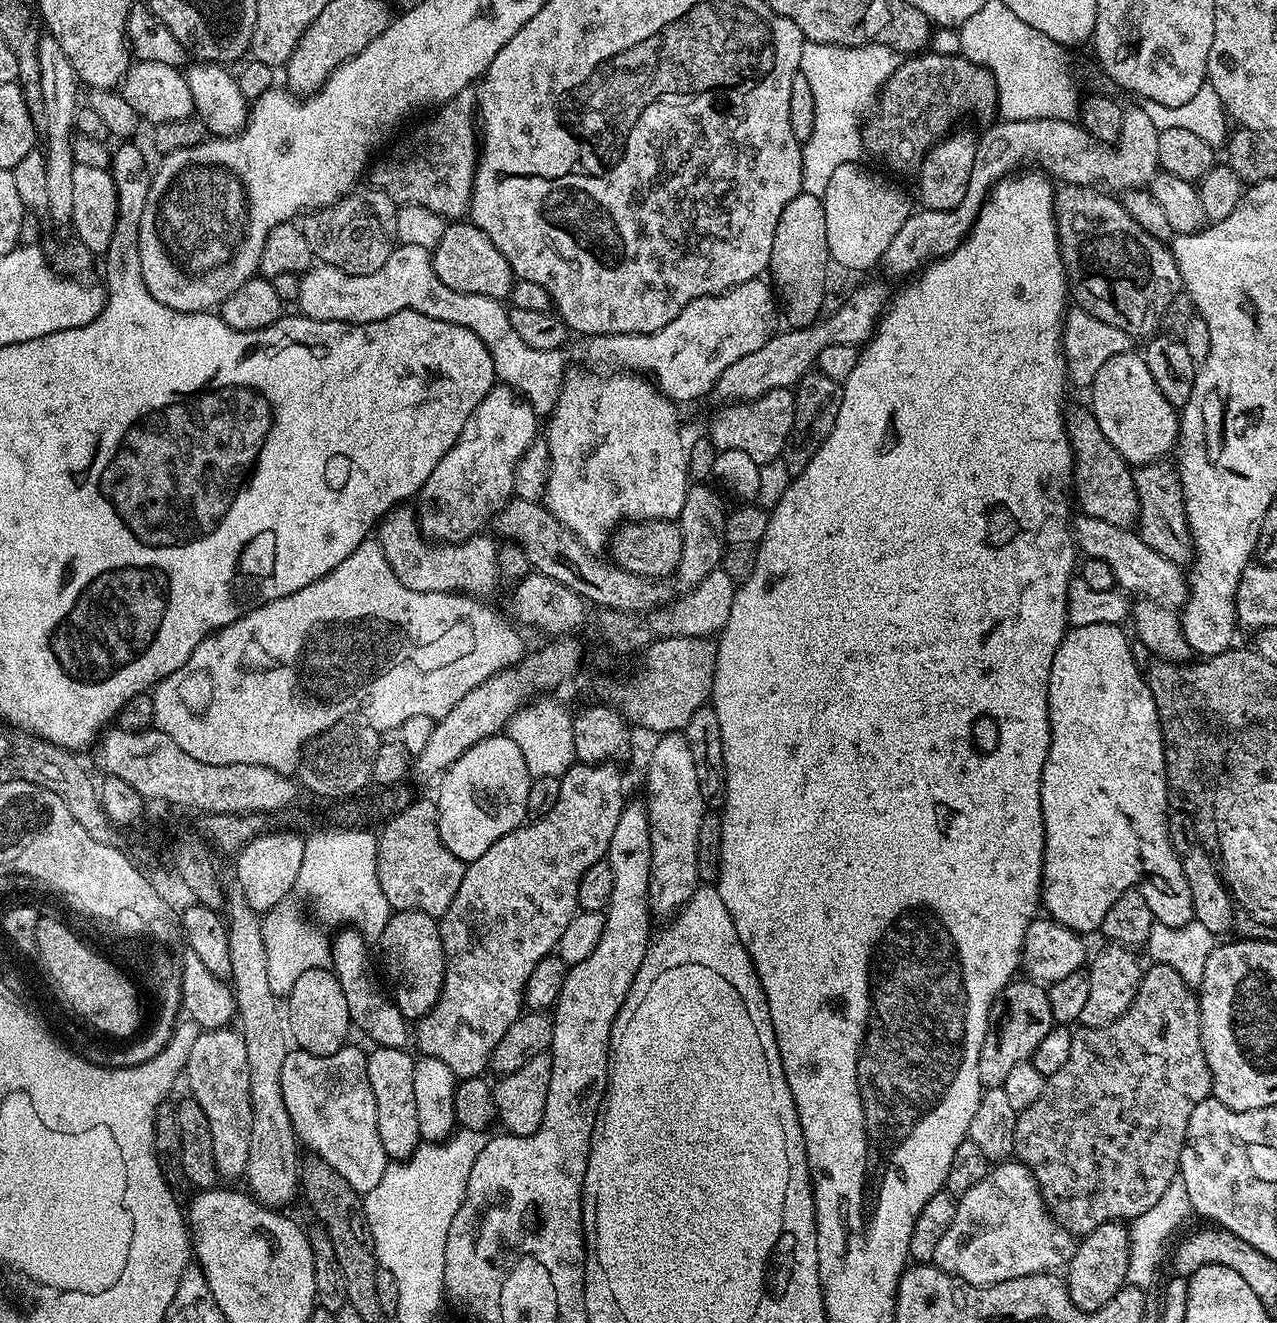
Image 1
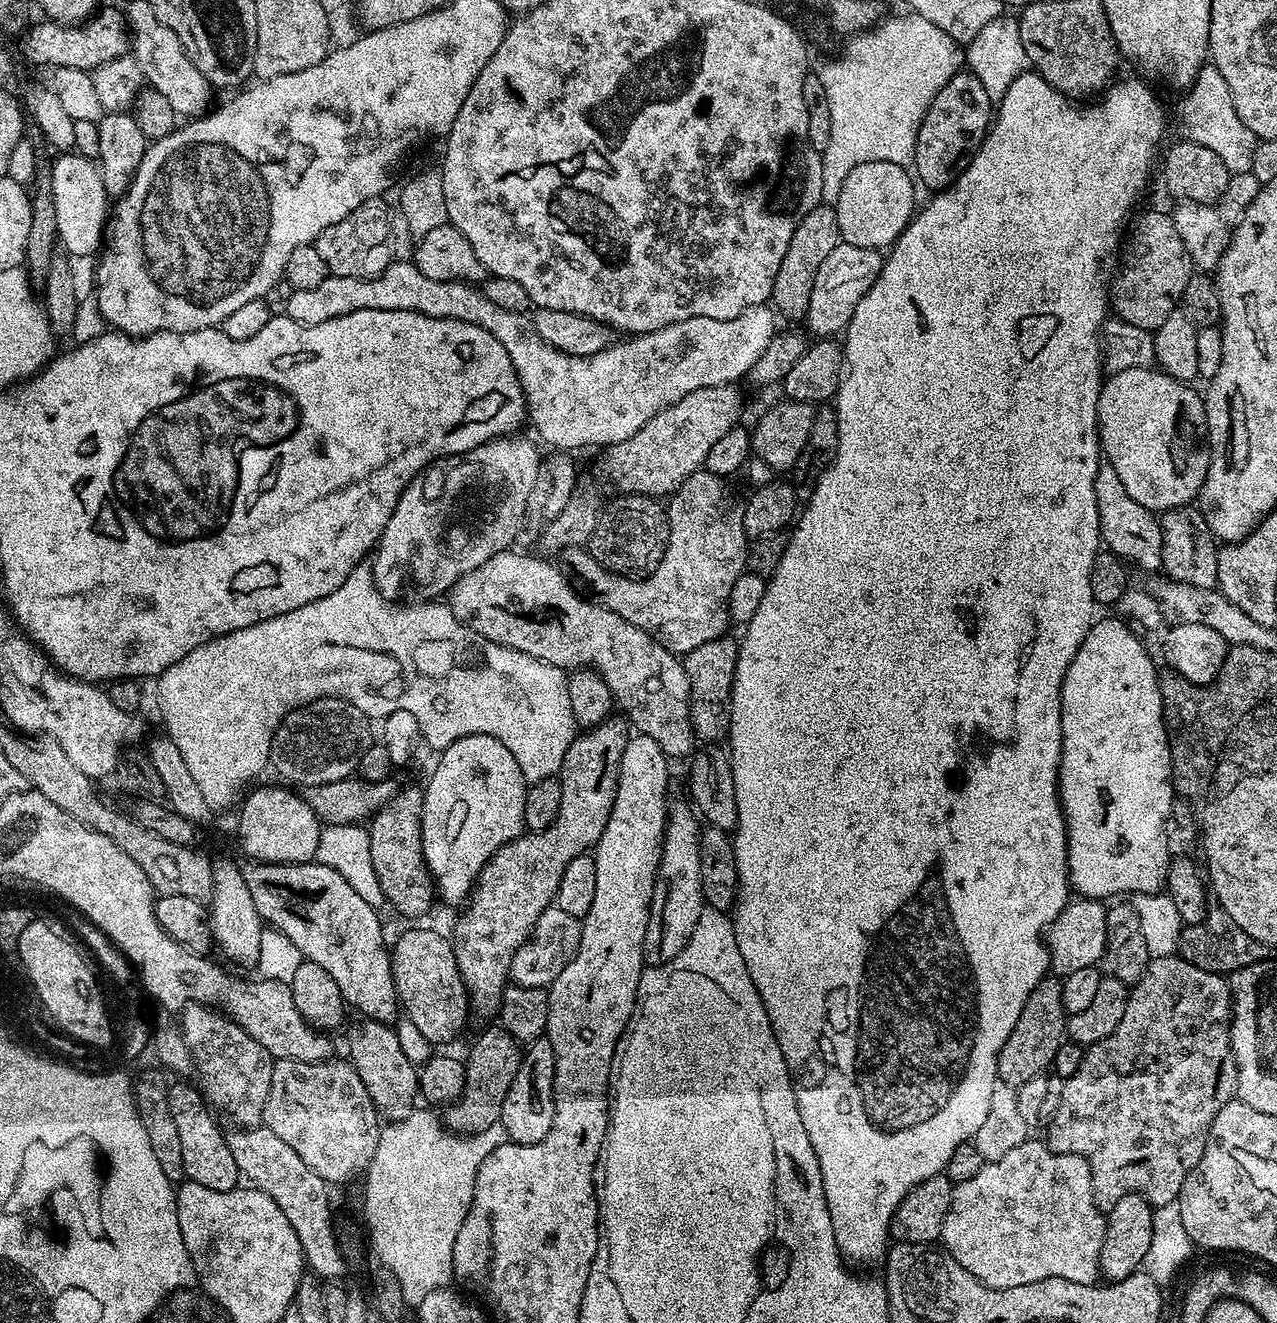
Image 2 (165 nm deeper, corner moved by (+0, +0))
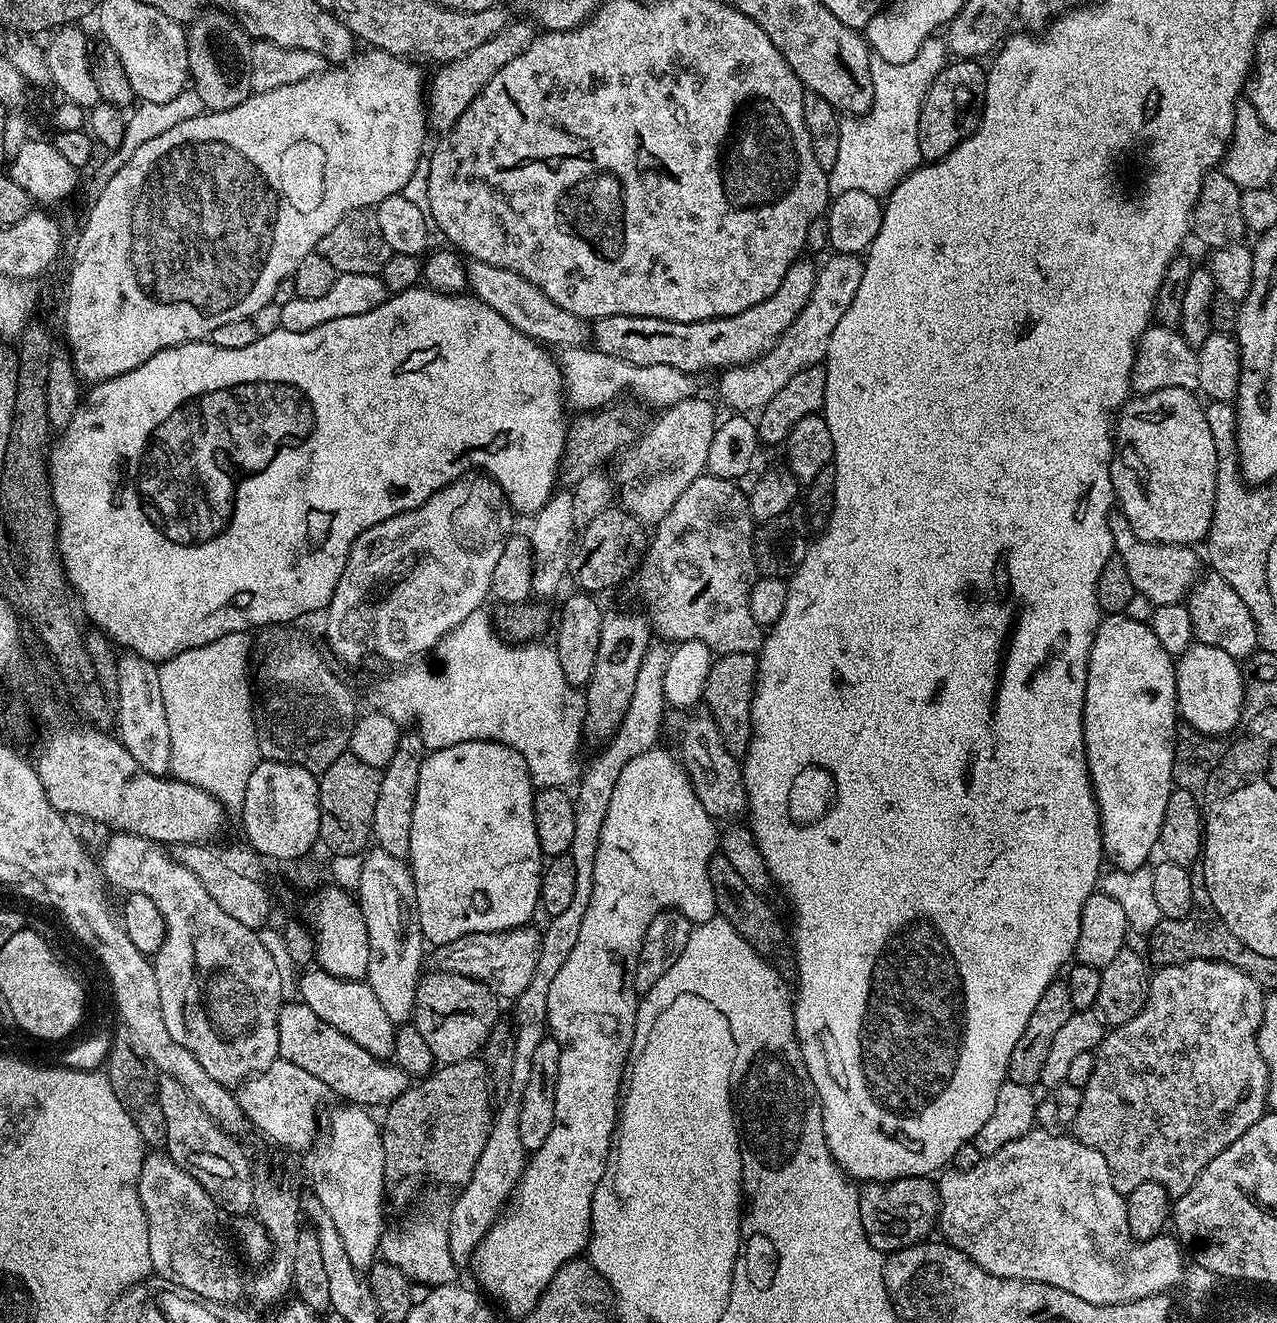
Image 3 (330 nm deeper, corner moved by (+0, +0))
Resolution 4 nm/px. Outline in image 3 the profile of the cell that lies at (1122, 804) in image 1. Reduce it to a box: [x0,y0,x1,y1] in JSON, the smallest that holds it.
[1084,614,1178,872]

